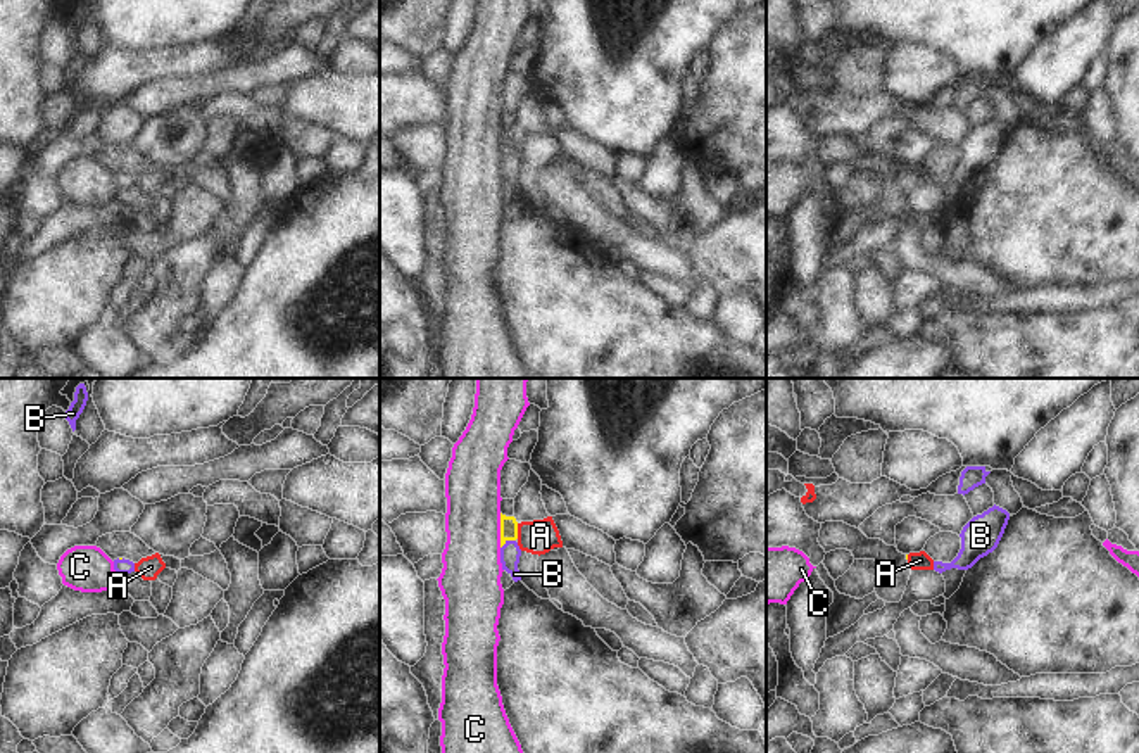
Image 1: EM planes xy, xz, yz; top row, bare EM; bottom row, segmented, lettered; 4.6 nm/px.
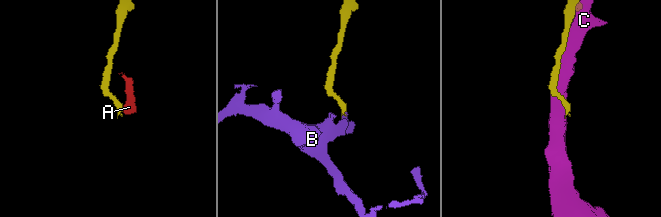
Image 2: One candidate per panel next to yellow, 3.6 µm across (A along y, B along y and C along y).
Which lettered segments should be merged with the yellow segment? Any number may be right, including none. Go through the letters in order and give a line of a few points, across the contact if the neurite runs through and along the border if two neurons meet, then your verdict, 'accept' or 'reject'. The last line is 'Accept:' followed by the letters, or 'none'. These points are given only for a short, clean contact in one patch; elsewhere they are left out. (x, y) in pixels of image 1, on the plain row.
A: reject
B: line xz (508, 137), (508, 152), (509, 166); accept
C: reject
Accept: B

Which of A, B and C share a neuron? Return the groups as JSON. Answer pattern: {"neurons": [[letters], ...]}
{"neurons": [["A"], ["B"], ["C"]]}

